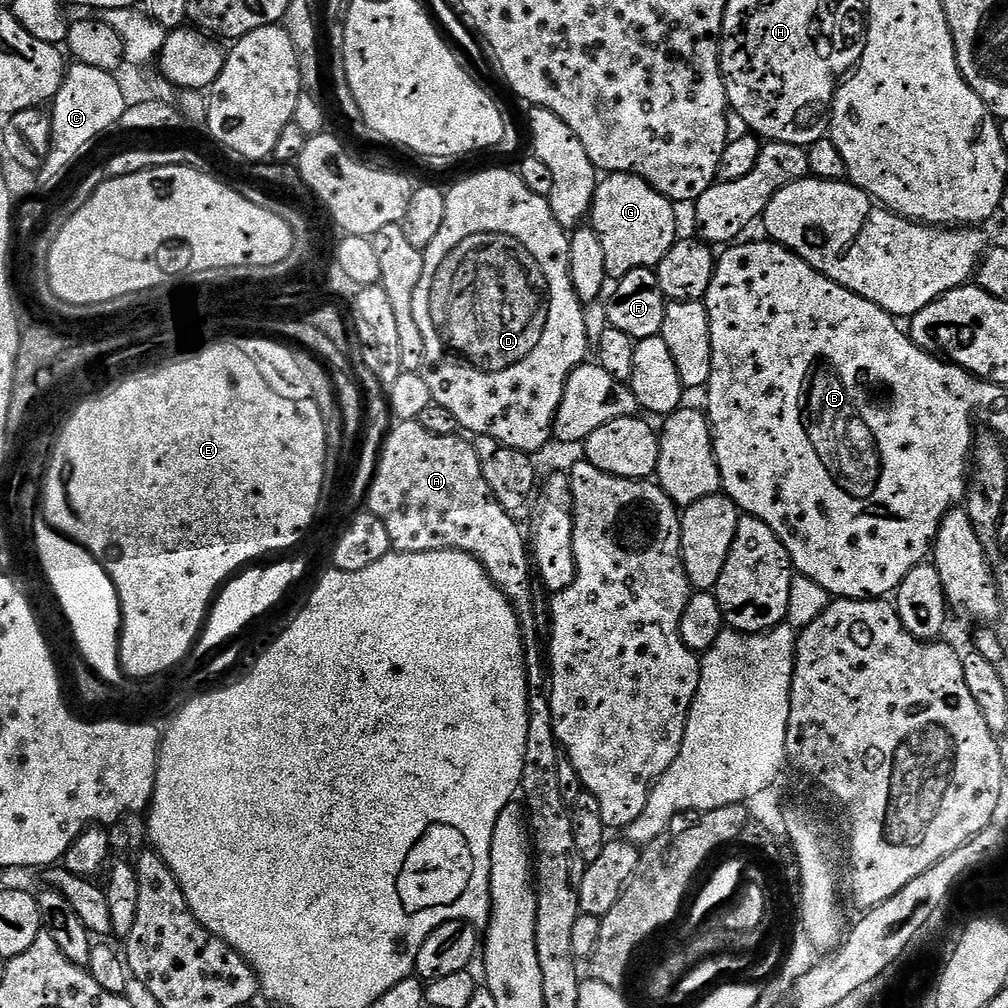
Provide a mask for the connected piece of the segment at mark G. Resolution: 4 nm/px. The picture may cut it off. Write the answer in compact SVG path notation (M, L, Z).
M614 172L605 175L597 183L596 193L592 199L590 226L598 234L598 242L602 242L602 258L606 258L606 271L613 281L621 280L635 268L656 268L662 262L662 258L666 258L666 254L678 239L676 208L677 205L673 201L663 196L641 176Z

